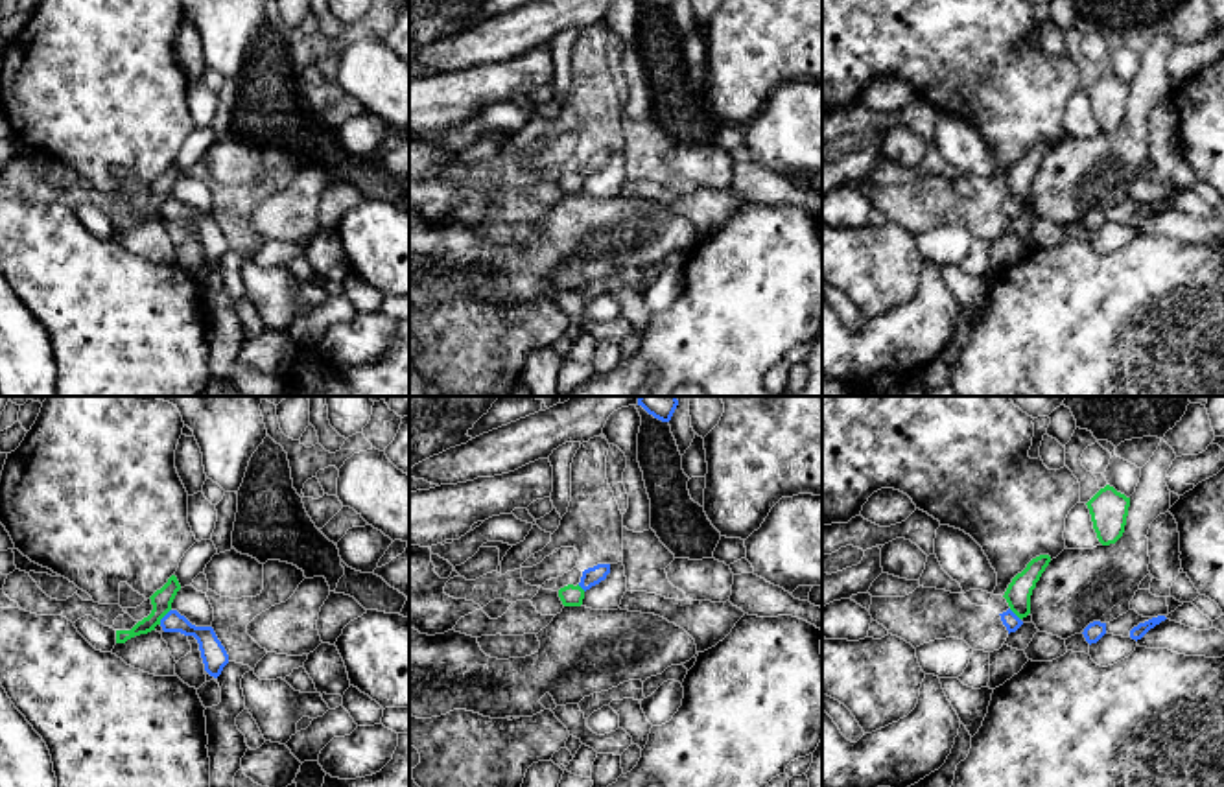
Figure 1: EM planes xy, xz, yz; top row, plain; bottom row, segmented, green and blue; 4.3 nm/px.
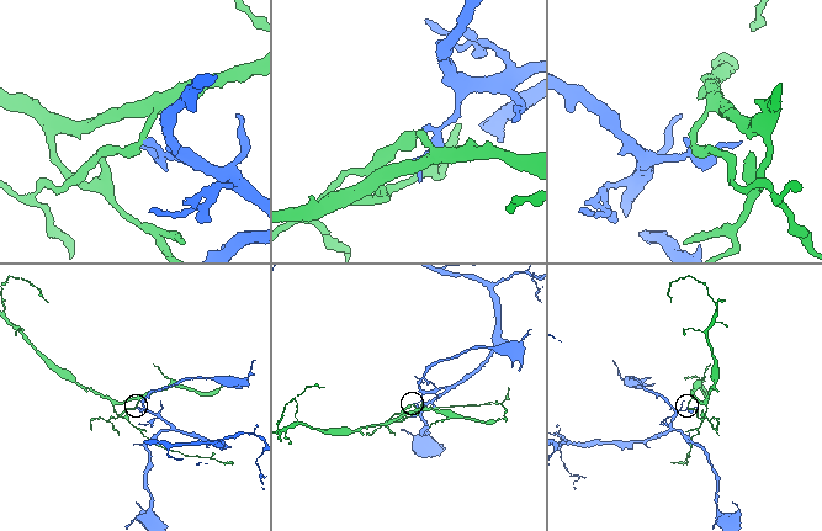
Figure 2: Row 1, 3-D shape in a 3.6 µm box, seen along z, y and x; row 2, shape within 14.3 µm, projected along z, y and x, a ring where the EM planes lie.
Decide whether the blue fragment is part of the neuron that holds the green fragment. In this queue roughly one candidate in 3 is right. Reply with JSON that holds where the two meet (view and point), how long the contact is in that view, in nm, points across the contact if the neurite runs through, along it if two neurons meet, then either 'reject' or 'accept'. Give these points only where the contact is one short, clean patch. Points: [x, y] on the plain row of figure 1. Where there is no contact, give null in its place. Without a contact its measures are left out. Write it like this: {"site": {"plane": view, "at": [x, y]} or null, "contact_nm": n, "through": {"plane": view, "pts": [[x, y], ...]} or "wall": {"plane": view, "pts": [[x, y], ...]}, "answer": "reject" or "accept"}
{"site": {"plane": "xy", "at": [164, 201]}, "contact_nm": 90, "answer": "reject"}

